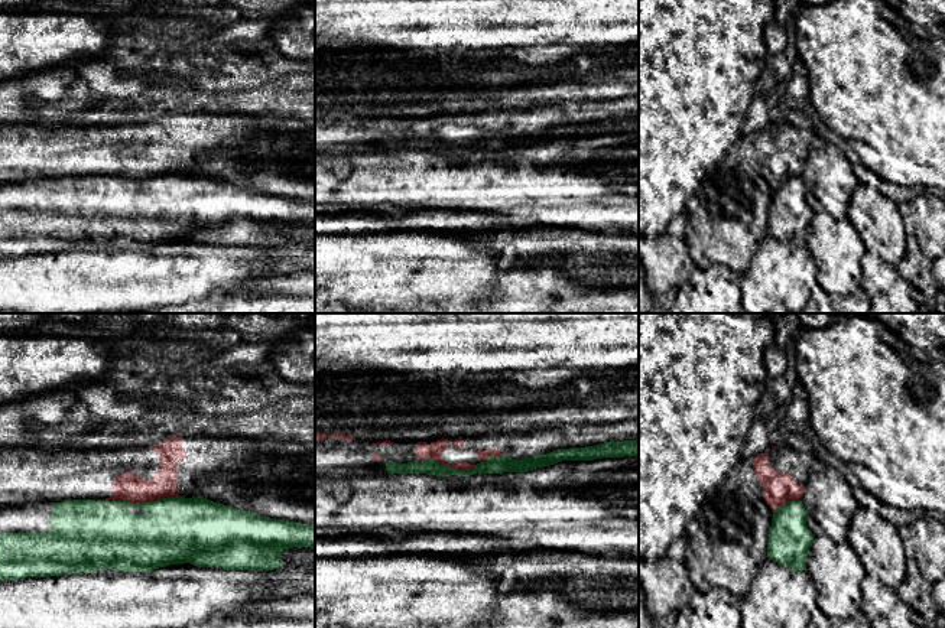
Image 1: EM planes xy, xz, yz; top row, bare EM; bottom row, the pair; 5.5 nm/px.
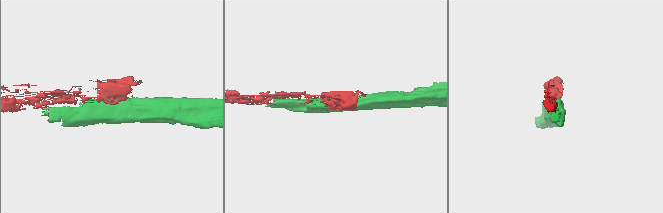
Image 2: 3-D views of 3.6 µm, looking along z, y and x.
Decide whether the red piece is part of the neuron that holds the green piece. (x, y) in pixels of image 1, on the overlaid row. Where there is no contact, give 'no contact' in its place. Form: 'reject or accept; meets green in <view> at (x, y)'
reject; meets green in xy at (142, 503)

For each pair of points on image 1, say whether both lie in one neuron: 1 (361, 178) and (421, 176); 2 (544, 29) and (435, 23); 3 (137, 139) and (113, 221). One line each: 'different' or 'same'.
1: same
2: same
3: different

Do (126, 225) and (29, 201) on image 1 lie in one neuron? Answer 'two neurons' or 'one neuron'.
one neuron

